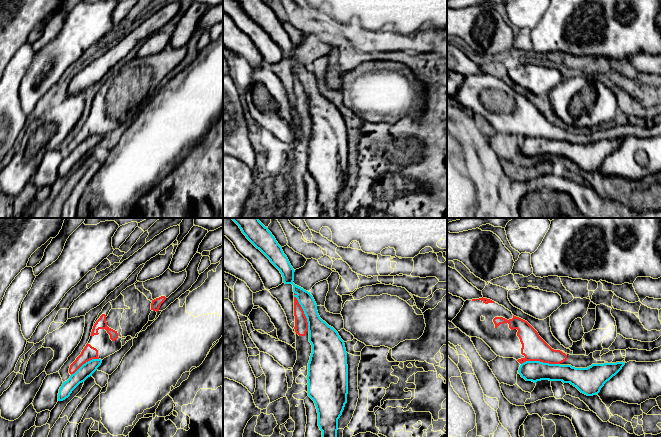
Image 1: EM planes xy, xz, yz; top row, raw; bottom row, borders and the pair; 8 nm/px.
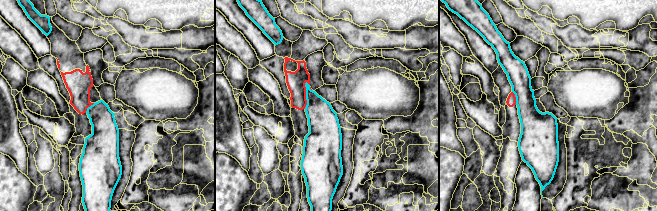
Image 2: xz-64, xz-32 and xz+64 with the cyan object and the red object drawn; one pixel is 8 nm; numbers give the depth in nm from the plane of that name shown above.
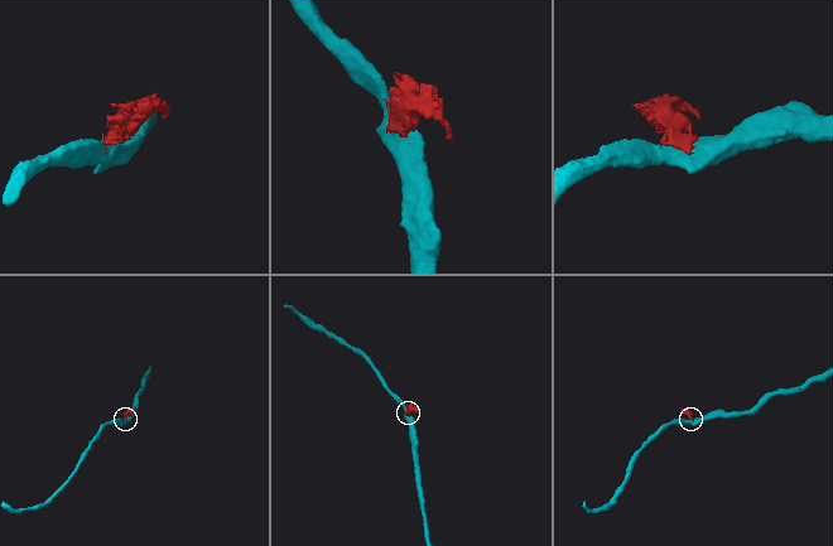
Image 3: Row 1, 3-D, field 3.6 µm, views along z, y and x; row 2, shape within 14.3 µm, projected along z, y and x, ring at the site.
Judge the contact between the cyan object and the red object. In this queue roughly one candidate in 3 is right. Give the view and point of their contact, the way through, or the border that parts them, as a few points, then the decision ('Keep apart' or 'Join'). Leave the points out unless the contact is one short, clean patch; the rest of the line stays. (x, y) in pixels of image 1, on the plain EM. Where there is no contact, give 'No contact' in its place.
Touches cyan at xz (303, 86). Keep apart

